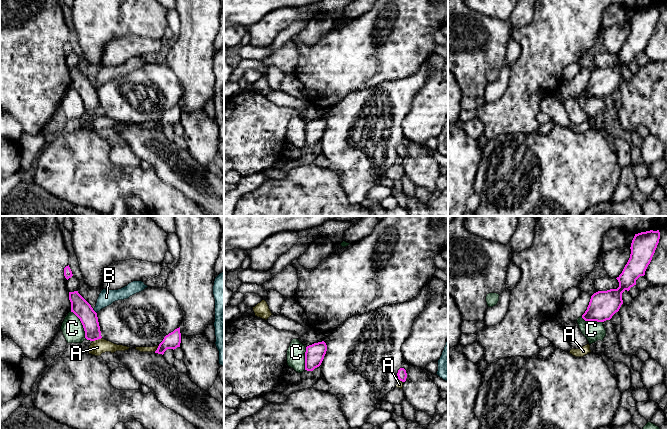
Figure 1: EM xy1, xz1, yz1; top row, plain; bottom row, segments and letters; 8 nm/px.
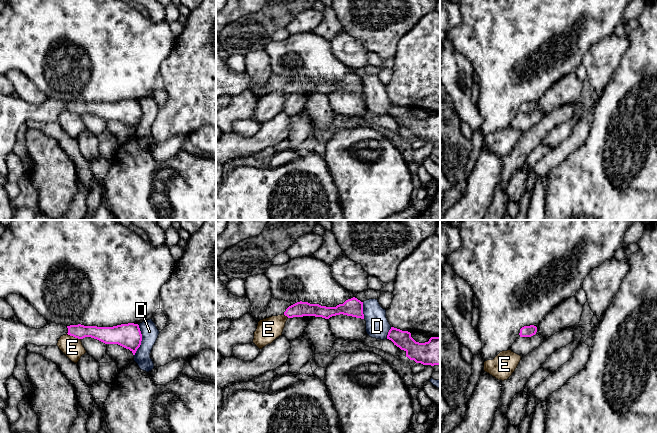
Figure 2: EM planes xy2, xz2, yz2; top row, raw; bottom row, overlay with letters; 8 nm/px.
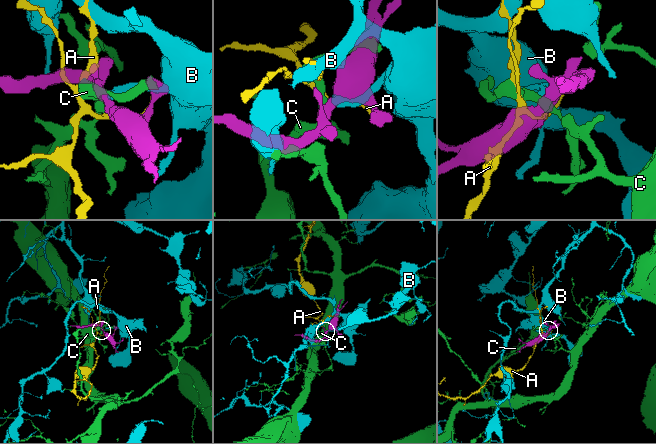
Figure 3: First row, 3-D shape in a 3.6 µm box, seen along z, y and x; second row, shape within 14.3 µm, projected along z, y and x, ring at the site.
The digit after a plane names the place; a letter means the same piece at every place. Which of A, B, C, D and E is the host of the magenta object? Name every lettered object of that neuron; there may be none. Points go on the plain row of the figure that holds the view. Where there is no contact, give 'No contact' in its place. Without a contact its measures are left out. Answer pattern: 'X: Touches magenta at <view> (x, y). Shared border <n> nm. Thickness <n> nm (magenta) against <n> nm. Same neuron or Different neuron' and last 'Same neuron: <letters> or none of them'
A: Touches magenta at xy1 (97, 115). Shared border 80 nm. Thickness 140 nm (magenta) against 120 nm. Different neuron
B: Touches magenta at xy1 (95, 88). Shared border 40 nm. Thickness 150 nm (magenta) against 120 nm. Different neuron
C: Touches magenta at xy1 (82, 100). Shared border 260 nm. Thickness 150 nm (magenta) against 170 nm. Different neuron
D: Touches magenta at xy2 (141, 116). Shared border 260 nm. Thickness 200 nm (magenta) against 140 nm. Different neuron
E: Touches magenta at xy2 (74, 112). Shared border 120 nm. Thickness 130 nm (magenta) against 170 nm. Different neuron
Same neuron: none of them

